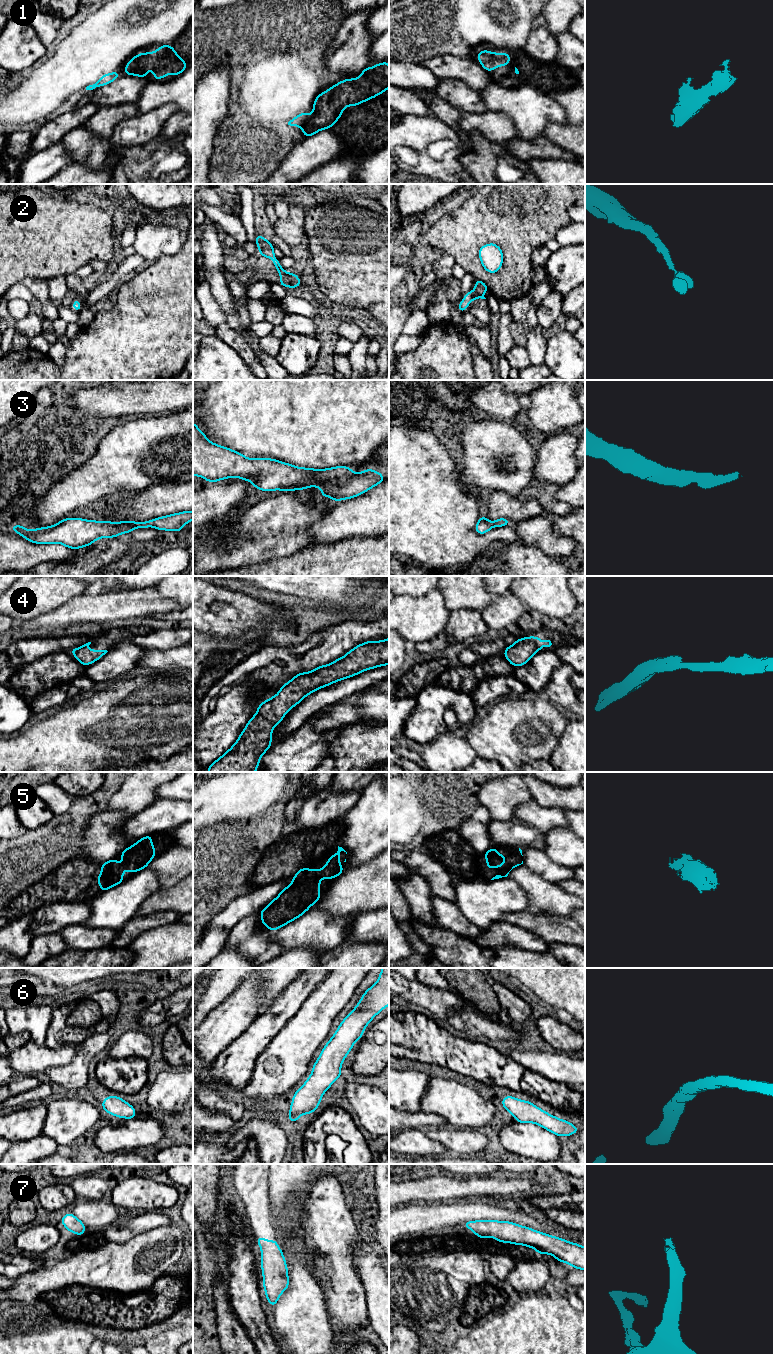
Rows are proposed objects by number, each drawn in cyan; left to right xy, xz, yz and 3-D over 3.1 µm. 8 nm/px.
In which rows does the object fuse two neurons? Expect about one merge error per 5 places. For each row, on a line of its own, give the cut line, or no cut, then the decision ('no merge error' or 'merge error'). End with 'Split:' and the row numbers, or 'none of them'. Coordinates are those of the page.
1: no cut; no merge error
2: no cut; no merge error
3: no cut; no merge error
4: no cut; no merge error
5: no cut; no merge error
6: no cut; no merge error
7: no cut; no merge error
Split: none of them

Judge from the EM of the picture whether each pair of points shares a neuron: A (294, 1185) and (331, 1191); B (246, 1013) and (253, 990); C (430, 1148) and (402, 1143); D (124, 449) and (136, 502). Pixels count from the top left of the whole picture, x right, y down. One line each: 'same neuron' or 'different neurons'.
A: different neurons
B: same neuron
C: same neuron
D: different neurons

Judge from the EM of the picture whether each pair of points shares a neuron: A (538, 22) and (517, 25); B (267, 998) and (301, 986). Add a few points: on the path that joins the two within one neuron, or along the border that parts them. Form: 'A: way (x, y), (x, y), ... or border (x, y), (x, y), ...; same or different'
A: border (533, 19), (531, 32), (524, 45); different
B: border (295, 978), (264, 1012); different

